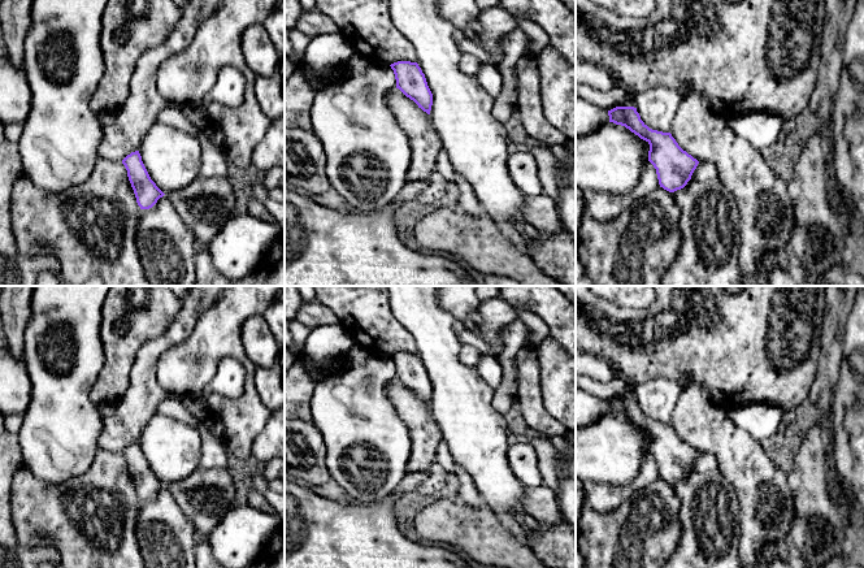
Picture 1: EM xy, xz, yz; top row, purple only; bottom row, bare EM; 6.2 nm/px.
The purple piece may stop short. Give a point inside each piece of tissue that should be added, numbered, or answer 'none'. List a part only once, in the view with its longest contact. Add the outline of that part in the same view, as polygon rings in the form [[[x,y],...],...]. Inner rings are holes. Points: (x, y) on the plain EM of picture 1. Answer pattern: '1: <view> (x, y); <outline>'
none

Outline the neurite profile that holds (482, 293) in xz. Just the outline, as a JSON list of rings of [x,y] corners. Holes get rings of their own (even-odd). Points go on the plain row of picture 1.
[[[477,286],[476,295],[479,302],[500,296],[500,286]]]

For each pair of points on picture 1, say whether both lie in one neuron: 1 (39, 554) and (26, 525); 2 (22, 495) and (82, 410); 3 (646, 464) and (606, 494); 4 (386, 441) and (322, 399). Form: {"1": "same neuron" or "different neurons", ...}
{"1": "different neurons", "2": "different neurons", "3": "same neuron", "4": "same neuron"}

